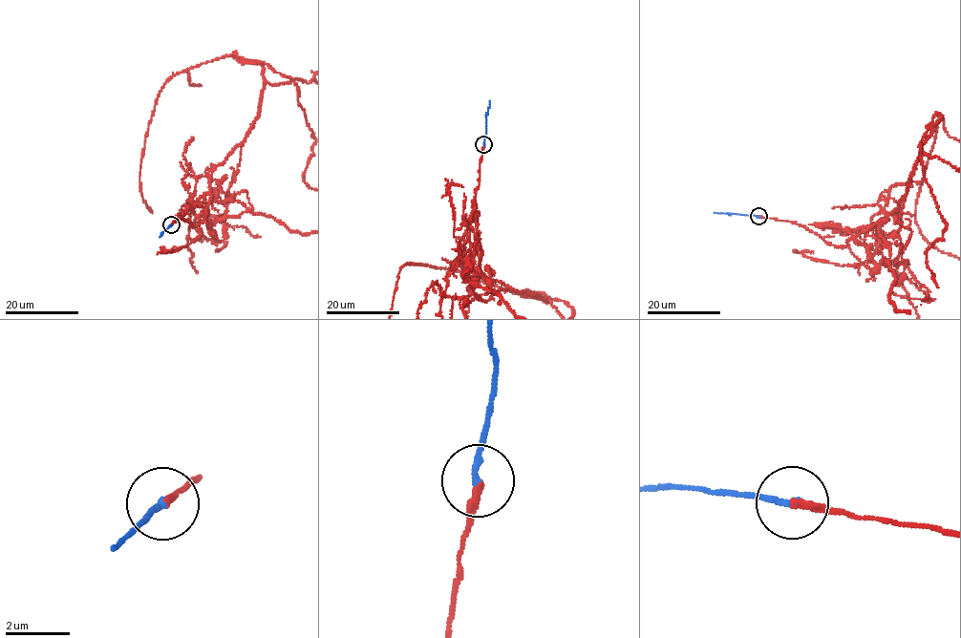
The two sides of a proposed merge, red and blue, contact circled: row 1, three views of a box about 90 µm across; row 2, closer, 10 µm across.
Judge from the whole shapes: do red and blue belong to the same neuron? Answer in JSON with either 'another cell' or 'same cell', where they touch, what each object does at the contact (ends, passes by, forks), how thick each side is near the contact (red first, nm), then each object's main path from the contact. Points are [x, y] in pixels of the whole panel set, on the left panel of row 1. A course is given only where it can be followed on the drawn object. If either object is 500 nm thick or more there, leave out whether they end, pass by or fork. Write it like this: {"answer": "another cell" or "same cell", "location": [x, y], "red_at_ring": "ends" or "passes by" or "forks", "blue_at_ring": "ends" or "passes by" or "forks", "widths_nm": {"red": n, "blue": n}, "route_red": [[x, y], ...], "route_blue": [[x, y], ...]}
{"answer": "same cell", "location": [171, 224], "red_at_ring": "ends", "blue_at_ring": "ends", "widths_nm": {"red": 220, "blue": 200}, "route_blue": [[170, 224], [160, 237]]}

